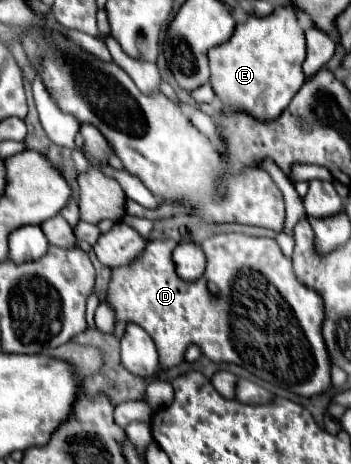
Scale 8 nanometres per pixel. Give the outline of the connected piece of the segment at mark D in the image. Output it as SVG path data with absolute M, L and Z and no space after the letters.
M236 233L214 235L206 239L206 273L194 283L182 281L174 271L172 252L176 245L172 239L148 241L146 251L132 265L112 269L106 295L106 303L116 313L116 321L136 323L146 329L158 347L160 363L164 369L178 365L186 353L186 347L196 343L200 345L204 357L210 361L242 365L256 377L288 389L300 397L314 397L330 387L330 359L322 339L322 297L296 281L292 273L292 261L282 255L274 239Z

